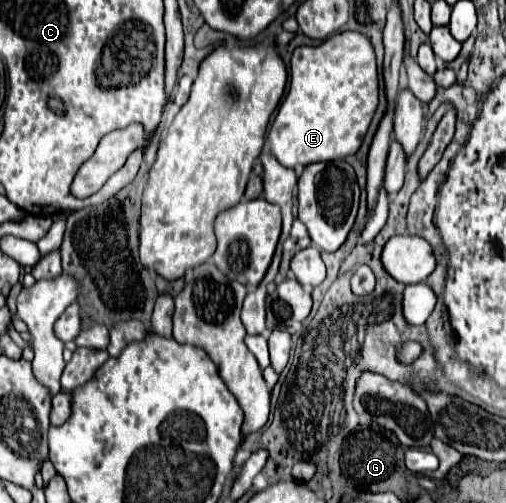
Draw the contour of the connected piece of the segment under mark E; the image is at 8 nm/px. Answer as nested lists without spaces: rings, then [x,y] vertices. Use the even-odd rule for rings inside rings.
[[[340,32],[320,46],[300,46],[290,60],[290,90],[268,130],[270,152],[286,168],[352,156],[362,144],[376,106],[378,70],[366,36]]]

